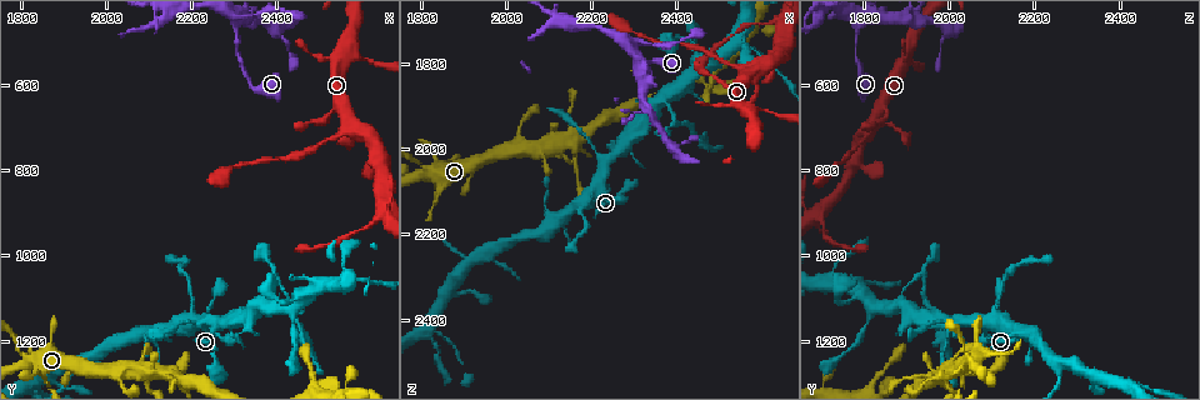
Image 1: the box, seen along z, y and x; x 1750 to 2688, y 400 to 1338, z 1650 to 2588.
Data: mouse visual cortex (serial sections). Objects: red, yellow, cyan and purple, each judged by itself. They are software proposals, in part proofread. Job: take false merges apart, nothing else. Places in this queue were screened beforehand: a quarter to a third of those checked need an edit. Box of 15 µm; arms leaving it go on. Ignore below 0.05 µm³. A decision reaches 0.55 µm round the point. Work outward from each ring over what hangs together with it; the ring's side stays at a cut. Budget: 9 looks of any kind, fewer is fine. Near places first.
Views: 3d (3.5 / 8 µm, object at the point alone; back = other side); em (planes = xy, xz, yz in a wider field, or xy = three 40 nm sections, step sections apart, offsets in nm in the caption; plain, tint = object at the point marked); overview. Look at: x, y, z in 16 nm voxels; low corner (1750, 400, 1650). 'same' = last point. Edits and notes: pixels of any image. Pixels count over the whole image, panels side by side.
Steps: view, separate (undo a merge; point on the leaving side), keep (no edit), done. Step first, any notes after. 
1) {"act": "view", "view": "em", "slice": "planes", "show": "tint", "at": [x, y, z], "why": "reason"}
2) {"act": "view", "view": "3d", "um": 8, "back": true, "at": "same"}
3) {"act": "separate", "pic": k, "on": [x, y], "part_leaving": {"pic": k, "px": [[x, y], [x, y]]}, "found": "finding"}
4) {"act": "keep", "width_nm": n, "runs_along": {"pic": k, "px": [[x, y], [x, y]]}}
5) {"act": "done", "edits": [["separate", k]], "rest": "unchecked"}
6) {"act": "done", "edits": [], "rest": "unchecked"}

{"act": "view", "view": "3d", "um": 3.5, "at": [2560, 525, 1905], "why": "arms part here"}

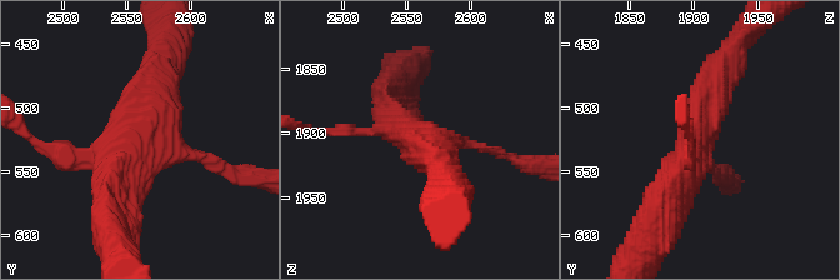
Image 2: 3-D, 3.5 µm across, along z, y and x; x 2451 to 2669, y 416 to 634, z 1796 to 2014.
{"act": "view", "view": "em", "slice": "planes", "show": "plain", "at": [2560, 526, 1904], "why": "now the EM"}

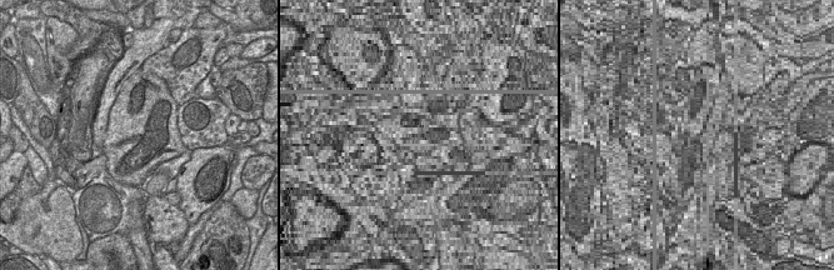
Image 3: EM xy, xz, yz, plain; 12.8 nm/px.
{"act": "view", "view": "em", "slice": "planes", "show": "tint", "at": "same"}

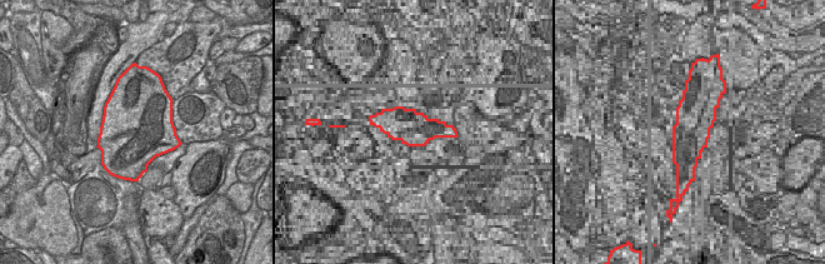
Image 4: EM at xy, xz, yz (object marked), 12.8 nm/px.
{"act": "keep", "runs_along": {"pic": 2, "px": [[666, 208], [726, 66]]}, "found": "continuous, no second cell"}

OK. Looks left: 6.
{"act": "view", "view": "3d", "um": 8, "at": [2370, 1125, 1885]}

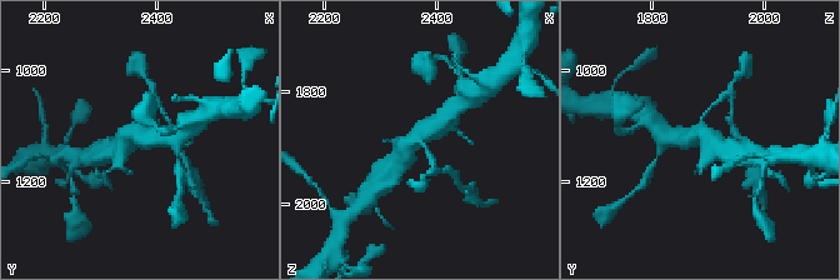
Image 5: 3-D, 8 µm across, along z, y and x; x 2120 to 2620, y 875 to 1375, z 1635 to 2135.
{"act": "view", "view": "em", "slice": "xy", "step": 1, "show": "tint", "at": [2370, 1115, 1885], "arms": 3, "arm_widths_nm": [100, 500, 600]}

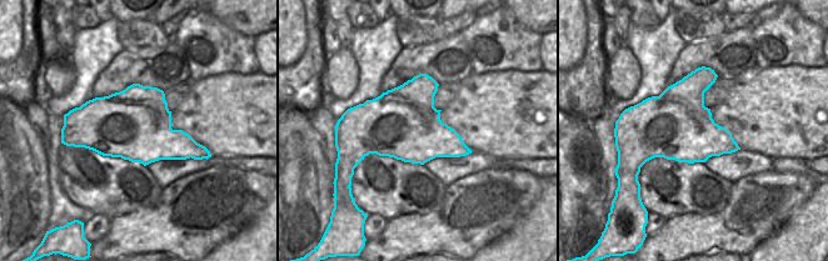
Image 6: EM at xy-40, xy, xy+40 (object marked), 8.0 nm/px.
{"act": "keep", "width_nm": 550, "runs_along": {"pic": 5, "px": [[398, 164], [404, 151], [446, 115]]}, "found": "one cell here"}

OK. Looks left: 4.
{"act": "view", "view": "3d", "um": 3.5, "at": [2210, 1160, 2010], "why": "calibre changes"}

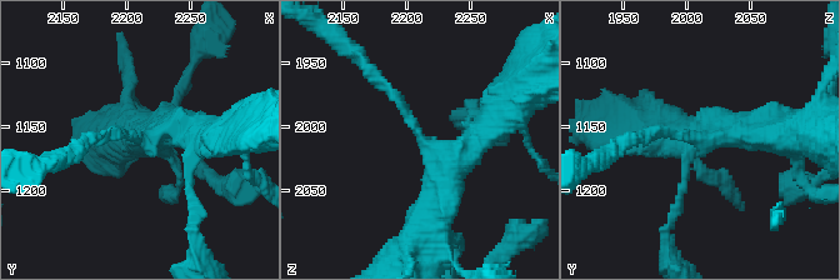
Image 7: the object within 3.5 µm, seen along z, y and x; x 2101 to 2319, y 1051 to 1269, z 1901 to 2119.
{"act": "view", "view": "em", "slice": "planes", "show": "tint", "at": [2210, 1160, 2002], "why": "now the EM"}

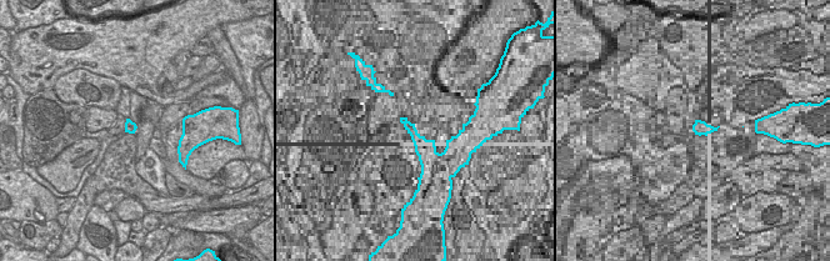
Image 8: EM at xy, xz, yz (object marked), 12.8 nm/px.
{"act": "keep", "runs_along": {"pic": 7, "px": [[443, 195], [451, 166], [366, 68]]}, "found": "all the same cell"}

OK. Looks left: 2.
{"act": "view", "view": "3d", "um": 3.5, "at": [2540, 1065, 1745], "why": "sharp bend"}

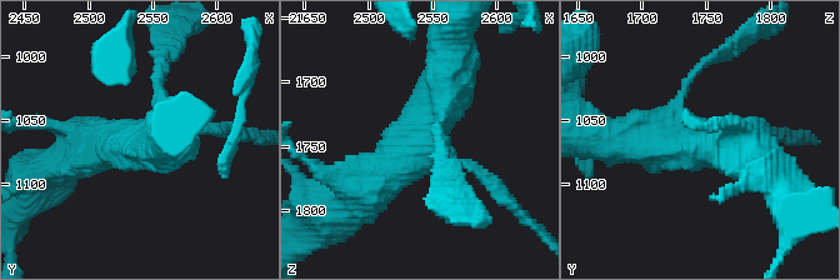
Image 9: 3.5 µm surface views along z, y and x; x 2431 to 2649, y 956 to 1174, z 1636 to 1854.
{"act": "view", "view": "em", "slice": "xy", "step": 5, "show": "tint", "at": [2546, 1064, 1740], "why": "need the tissue"}

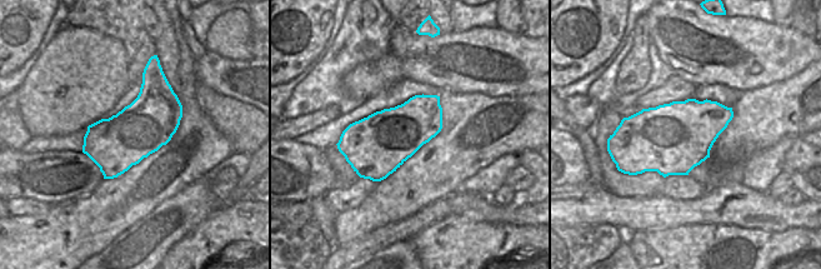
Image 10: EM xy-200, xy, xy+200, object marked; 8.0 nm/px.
{"act": "keep", "runs_along": {"pic": 9, "px": [[351, 199], [420, 150], [448, 80]]}, "found": "continuous, no second cell"}

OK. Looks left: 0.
{"act": "done", "edits": [], "rest": "unchecked"}

